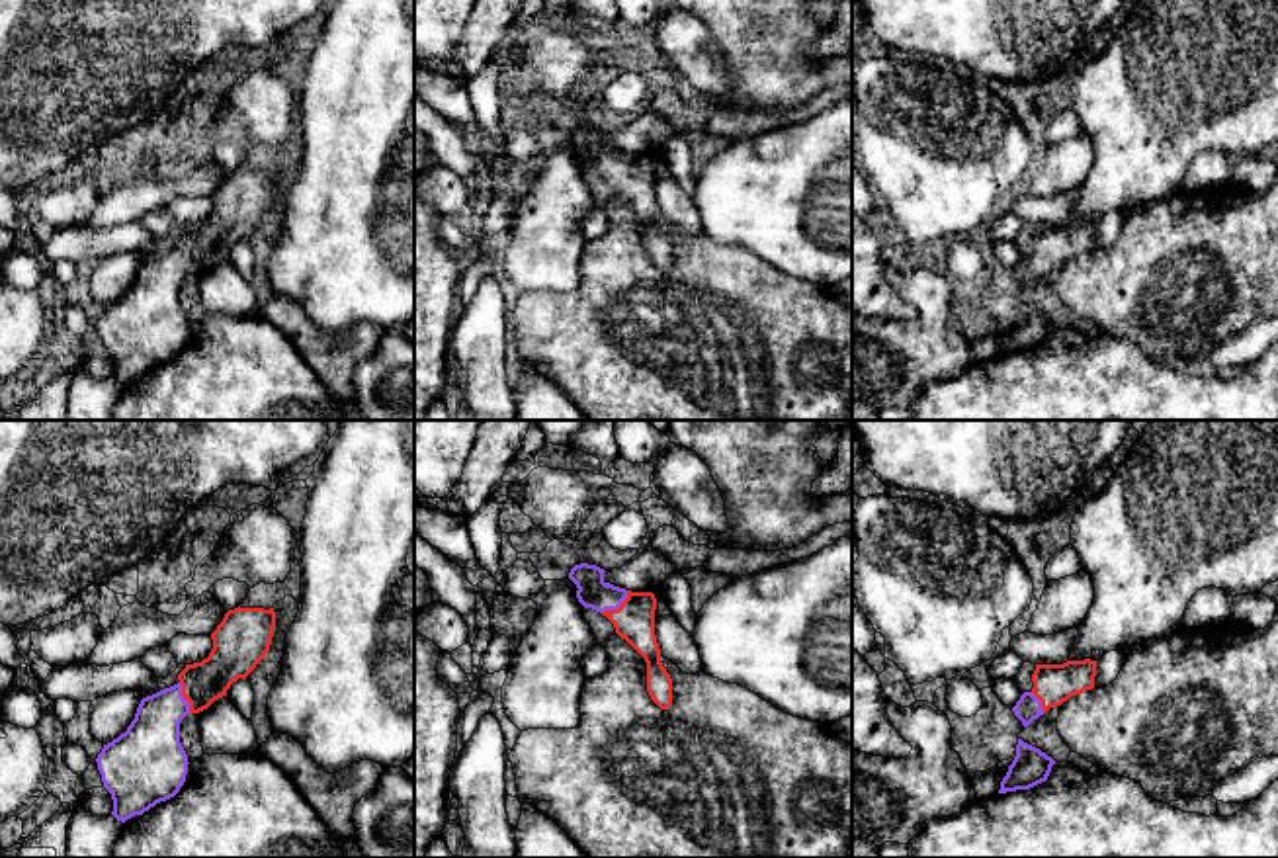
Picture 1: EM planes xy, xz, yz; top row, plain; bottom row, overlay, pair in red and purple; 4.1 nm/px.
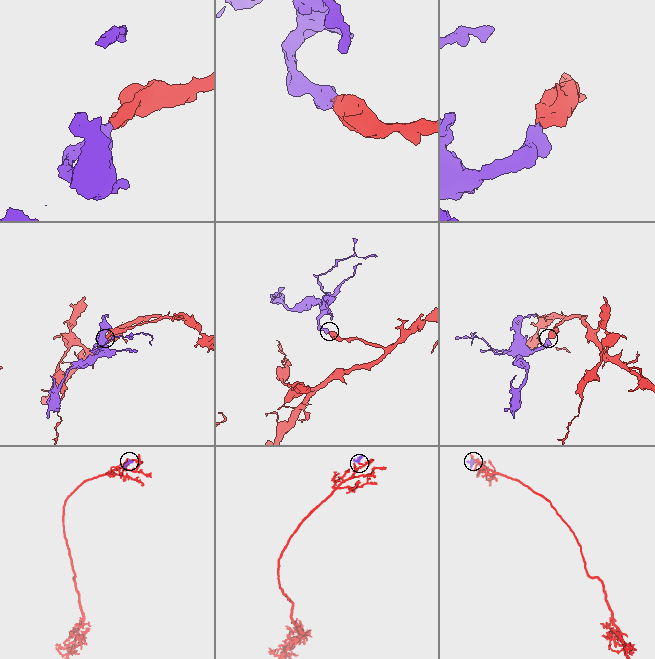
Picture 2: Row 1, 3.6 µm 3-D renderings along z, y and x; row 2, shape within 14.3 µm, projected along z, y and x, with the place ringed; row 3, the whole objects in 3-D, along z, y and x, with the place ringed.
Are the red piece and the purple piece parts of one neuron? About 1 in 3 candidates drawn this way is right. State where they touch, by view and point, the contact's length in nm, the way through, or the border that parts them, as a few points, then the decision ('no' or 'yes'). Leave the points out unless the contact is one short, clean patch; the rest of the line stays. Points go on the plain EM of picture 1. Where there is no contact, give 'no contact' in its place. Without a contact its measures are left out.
meets red in xz at (618, 171); contact 150 nm long; runs through xz (634, 182), (618, 171), (593, 155); yes

